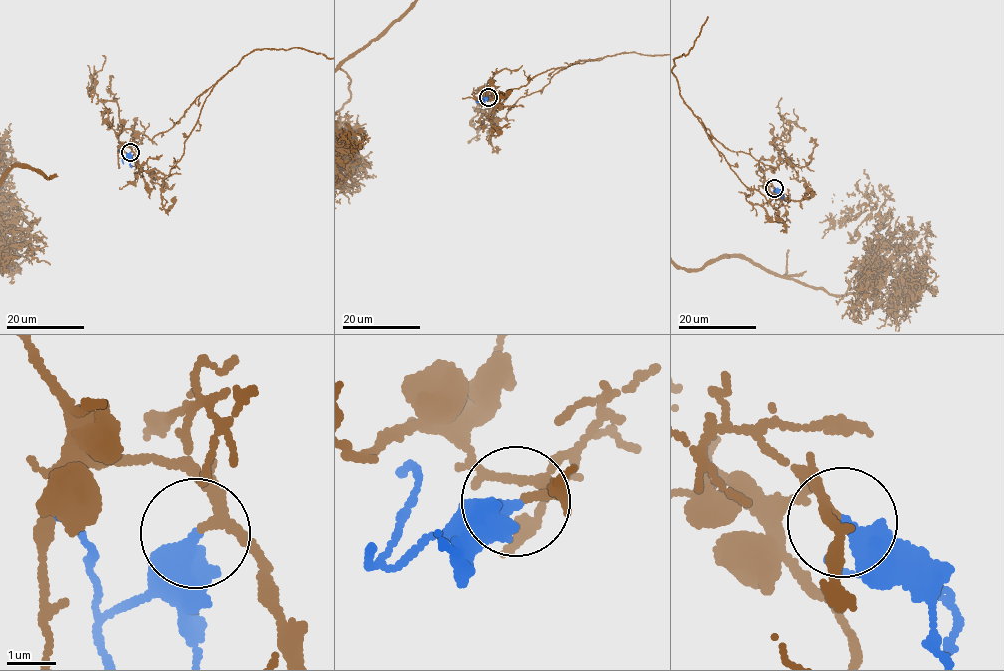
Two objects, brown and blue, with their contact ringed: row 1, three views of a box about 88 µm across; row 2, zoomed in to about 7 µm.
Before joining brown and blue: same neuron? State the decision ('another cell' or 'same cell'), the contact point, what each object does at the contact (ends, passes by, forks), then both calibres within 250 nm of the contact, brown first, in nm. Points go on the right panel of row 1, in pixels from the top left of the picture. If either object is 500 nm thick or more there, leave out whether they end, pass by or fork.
same cell; place (774, 188); brown passes by; blue ends; calibres 160 and 480 nm

